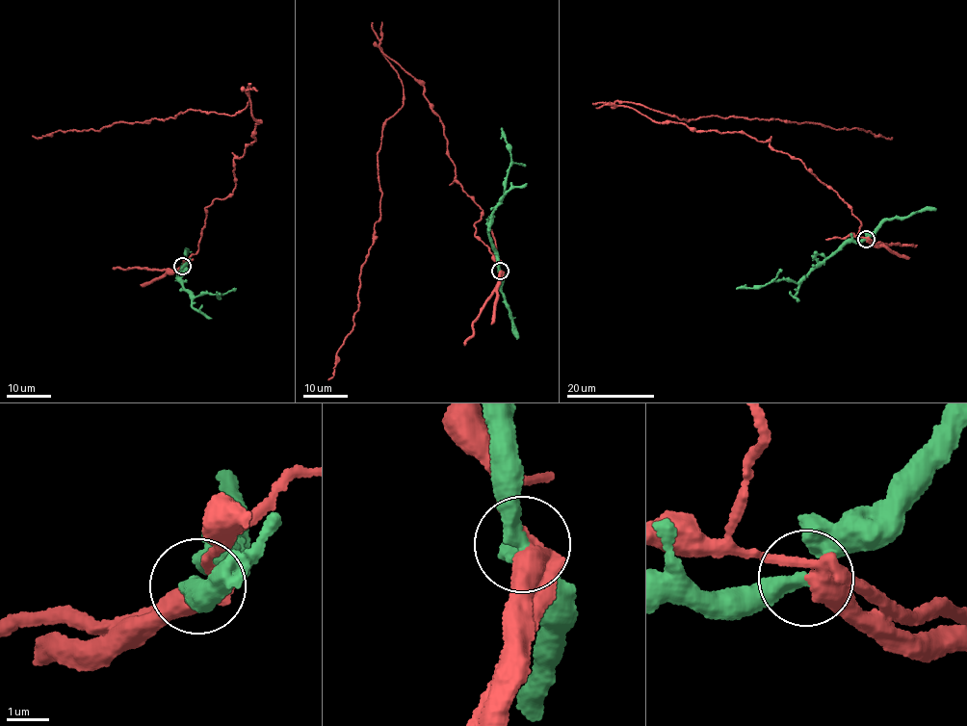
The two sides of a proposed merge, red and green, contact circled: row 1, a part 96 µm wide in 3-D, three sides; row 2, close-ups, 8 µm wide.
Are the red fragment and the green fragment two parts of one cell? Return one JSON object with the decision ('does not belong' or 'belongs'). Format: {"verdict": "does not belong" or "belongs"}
{"verdict": "does not belong"}

